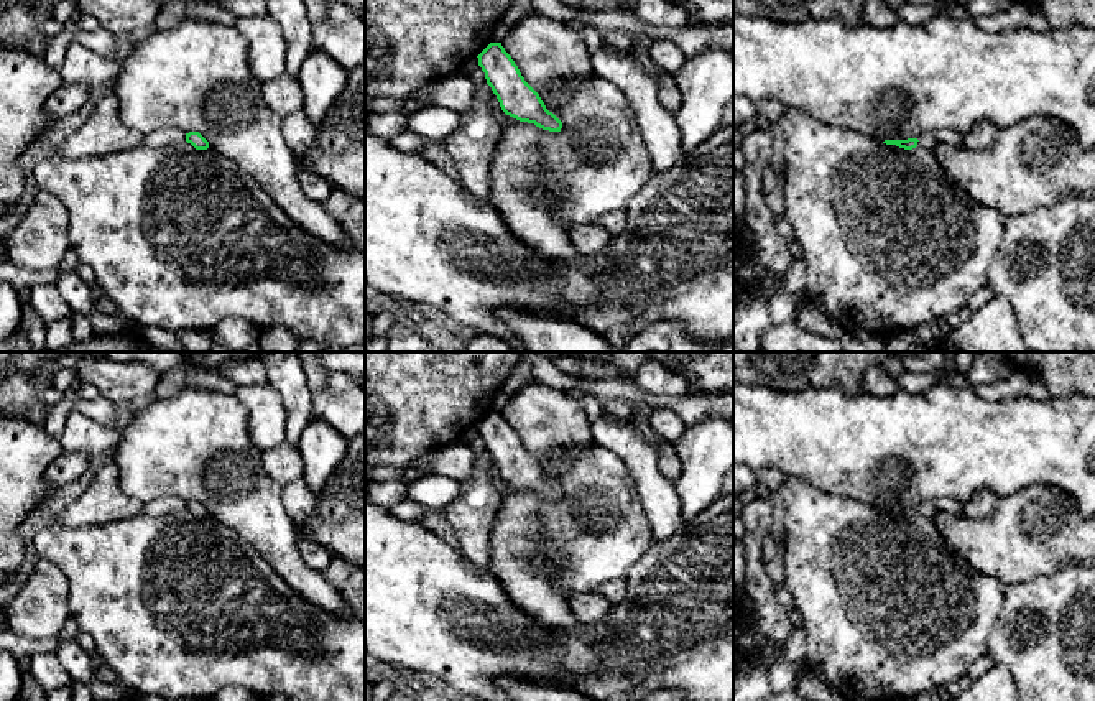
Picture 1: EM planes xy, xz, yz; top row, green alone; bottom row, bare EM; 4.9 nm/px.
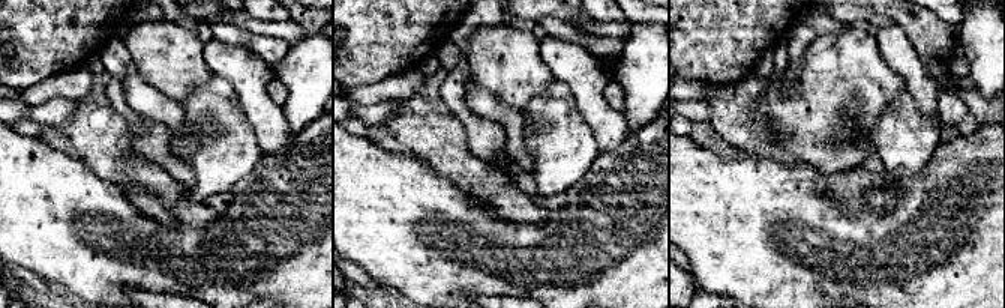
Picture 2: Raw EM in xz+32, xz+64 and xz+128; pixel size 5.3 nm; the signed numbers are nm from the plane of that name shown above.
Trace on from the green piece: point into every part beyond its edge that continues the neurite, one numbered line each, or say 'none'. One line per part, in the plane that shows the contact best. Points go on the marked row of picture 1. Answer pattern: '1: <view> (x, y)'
1: yz (926, 140)

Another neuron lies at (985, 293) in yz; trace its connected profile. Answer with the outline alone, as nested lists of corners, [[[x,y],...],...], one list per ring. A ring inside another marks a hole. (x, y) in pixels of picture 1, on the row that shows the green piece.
[[[985,285],[970,296],[967,308],[975,313],[995,296],[995,291],[988,285]]]

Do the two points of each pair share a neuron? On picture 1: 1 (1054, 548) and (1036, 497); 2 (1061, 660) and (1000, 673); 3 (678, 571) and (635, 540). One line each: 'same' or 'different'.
1: same
2: different
3: different

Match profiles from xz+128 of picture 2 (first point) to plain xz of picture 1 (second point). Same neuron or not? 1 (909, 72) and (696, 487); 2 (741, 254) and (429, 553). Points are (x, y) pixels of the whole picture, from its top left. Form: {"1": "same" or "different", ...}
{"1": "different", "2": "same"}

